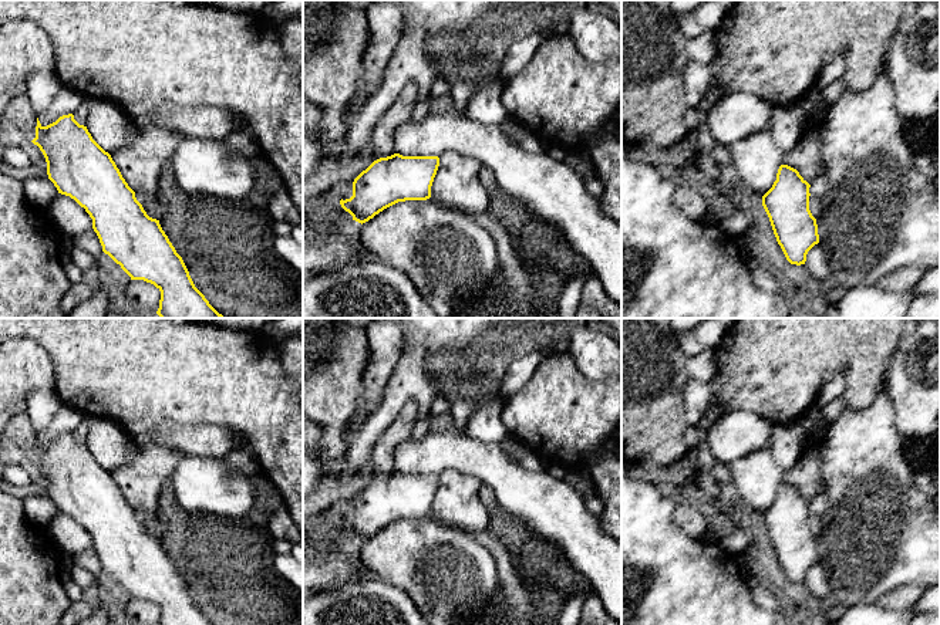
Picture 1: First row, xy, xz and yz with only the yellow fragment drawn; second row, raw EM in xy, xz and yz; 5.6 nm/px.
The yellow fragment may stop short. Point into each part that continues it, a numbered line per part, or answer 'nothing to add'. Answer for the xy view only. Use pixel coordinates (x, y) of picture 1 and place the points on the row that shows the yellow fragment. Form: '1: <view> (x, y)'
nothing to add

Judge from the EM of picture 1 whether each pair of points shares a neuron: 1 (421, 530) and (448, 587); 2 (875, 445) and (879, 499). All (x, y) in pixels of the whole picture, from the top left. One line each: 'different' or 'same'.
1: same
2: same

